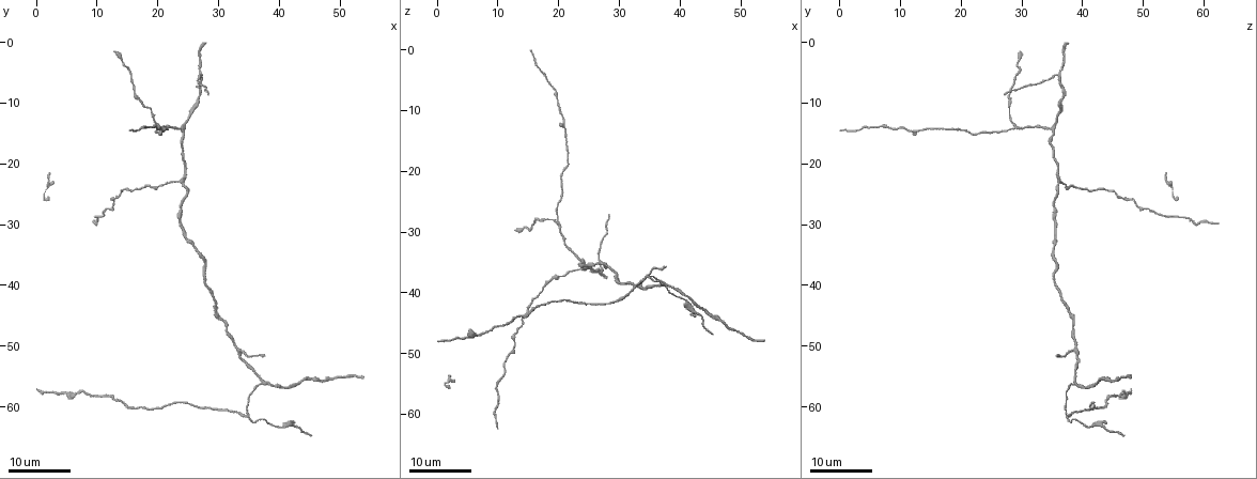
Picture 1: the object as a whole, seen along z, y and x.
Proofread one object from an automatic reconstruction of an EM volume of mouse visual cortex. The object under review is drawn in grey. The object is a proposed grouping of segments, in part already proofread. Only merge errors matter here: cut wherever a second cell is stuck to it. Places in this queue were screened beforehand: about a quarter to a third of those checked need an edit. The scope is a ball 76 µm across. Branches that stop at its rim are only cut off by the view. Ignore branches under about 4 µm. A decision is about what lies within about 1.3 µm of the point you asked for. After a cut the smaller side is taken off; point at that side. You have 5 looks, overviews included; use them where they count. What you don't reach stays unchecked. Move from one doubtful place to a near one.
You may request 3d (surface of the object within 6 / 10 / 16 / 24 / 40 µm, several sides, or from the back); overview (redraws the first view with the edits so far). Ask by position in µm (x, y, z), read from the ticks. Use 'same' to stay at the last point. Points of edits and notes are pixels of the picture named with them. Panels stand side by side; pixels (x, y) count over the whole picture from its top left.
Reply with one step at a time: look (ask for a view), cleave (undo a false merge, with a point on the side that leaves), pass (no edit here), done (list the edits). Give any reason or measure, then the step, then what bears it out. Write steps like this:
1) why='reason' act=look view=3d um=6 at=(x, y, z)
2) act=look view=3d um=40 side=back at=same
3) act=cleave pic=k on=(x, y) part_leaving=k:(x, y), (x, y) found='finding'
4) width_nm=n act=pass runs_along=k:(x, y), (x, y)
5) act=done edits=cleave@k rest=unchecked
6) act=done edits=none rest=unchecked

why='arms part here' act=look view=3d um=16 at=(38.0, 56.0, 38.5)

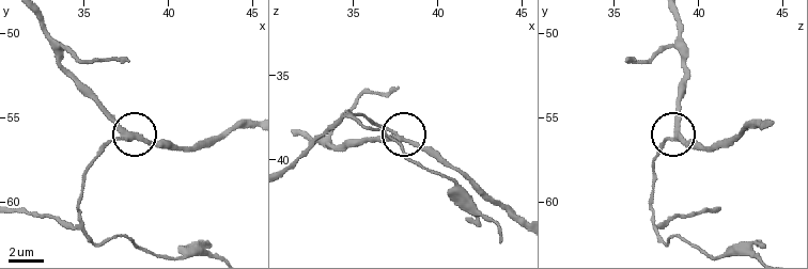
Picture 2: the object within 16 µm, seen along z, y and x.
act=look view=3d um=6 at=(37.8, 56.0, 38.8)

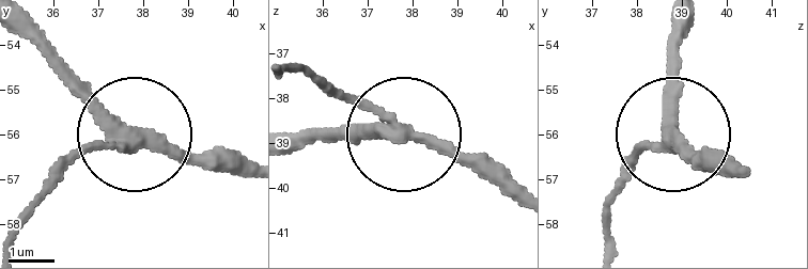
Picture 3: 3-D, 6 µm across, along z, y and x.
arms=3 act=pass found='continuous, no second cell'

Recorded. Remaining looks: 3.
why='a fork' act=look view=3d um=24 at=(35.0, 61.0, 37.5)

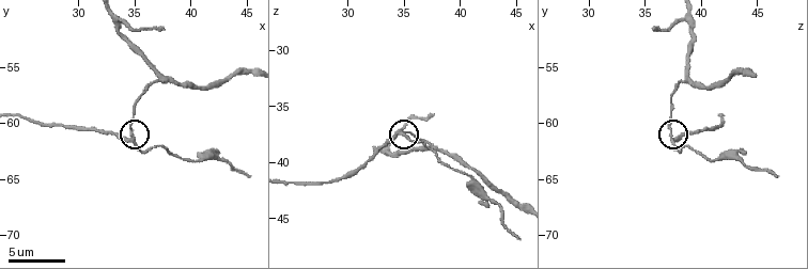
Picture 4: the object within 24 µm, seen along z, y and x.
act=look view=3d um=6 at=(34.8, 61.4, 37.4)

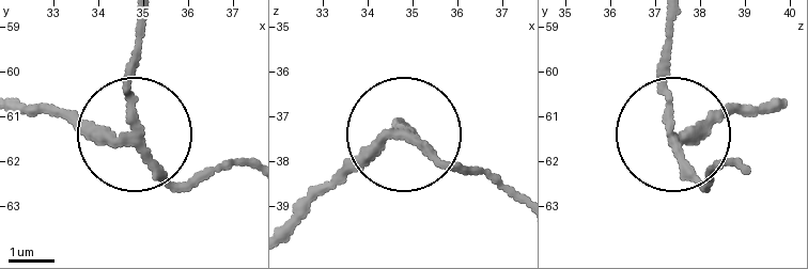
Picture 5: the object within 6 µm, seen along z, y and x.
act=cleave pic=5 on=(75, 122) part_leaving=5:(125, 142), (26, 114) found='two cells meet here'

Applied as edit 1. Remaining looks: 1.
act=look view=3d um=10 at=(42.4, 63.0, 43.2)

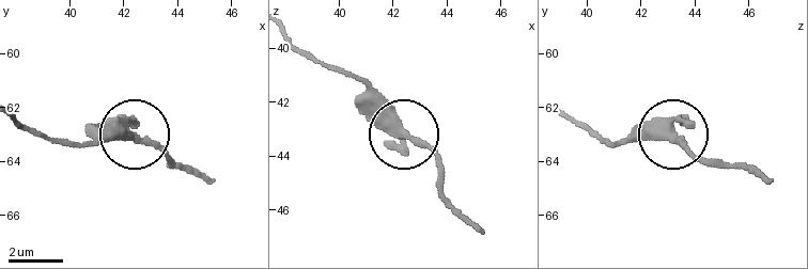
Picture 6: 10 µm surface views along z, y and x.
width_nm=310 act=pass runs_along=6:(564, 111), (606, 144), (674, 137), (714, 162) found='all the same cell'

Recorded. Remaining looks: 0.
act=done edits=cleave@5 rest=unchecked

